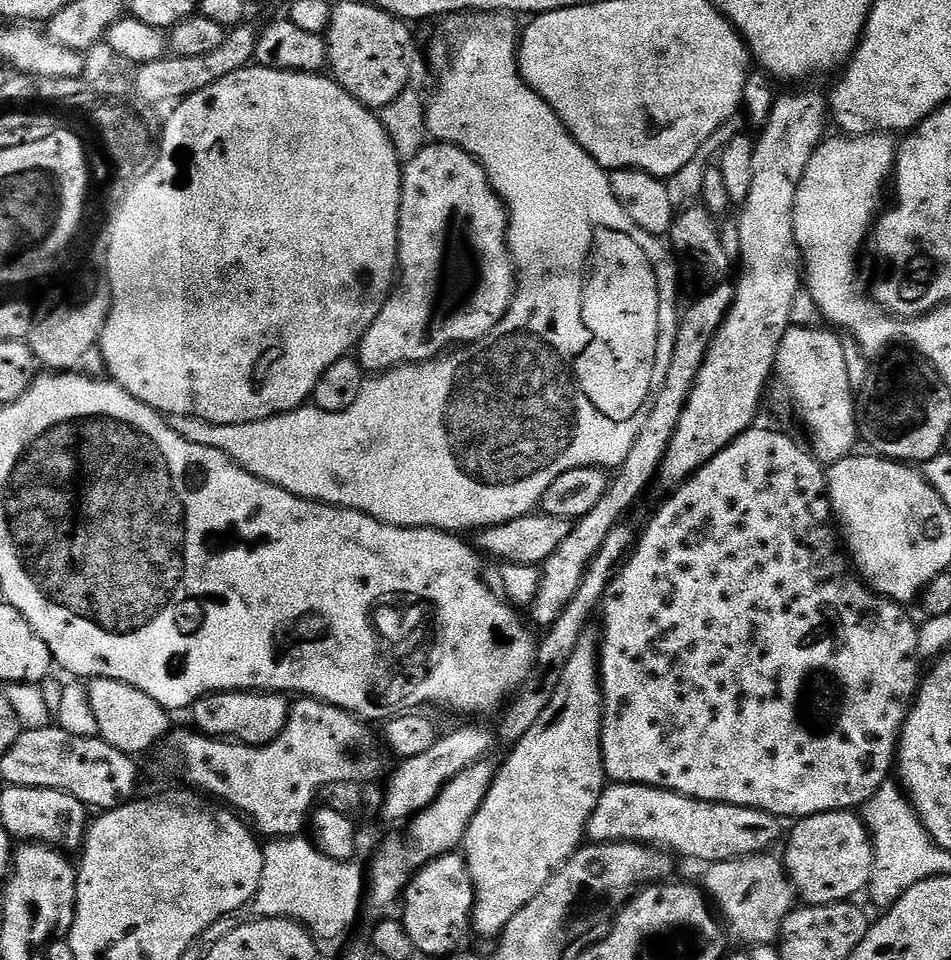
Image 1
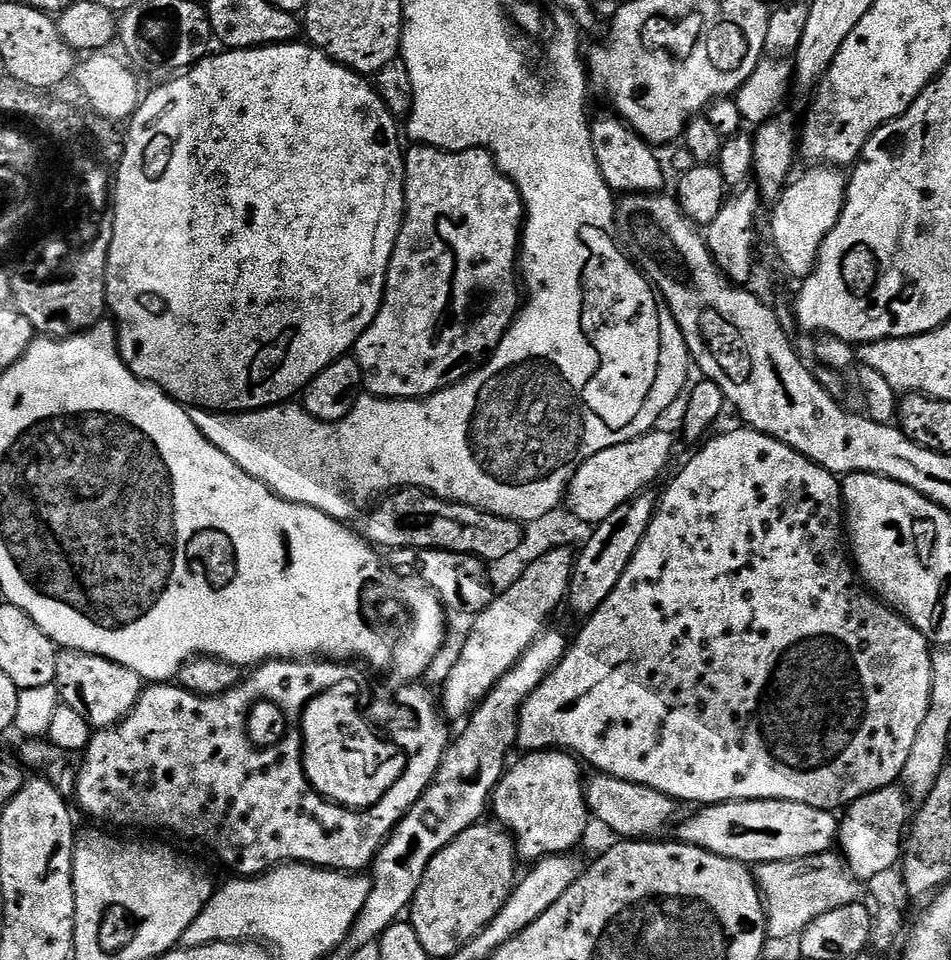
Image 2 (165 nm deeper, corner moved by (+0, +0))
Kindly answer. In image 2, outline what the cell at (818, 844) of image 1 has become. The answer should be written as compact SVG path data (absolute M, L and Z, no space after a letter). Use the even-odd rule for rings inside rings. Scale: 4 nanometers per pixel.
M903 787L879 788L843 809L838 820L838 848L848 871L861 882L868 882L882 870L897 867L902 860L902 845L910 824L909 797Z

